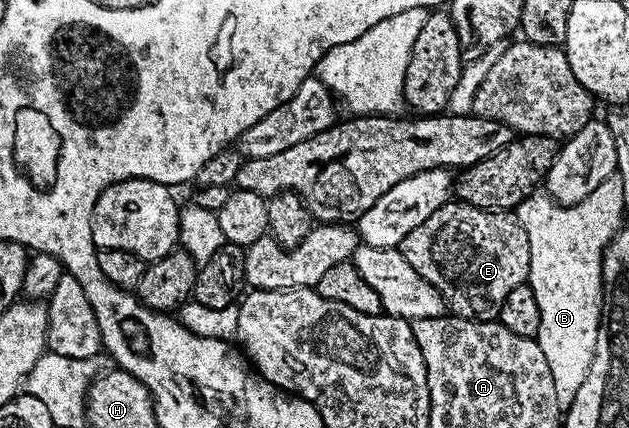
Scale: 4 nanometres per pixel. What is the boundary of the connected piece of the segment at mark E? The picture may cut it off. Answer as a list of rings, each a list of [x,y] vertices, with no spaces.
[[[449,200],[430,220],[418,224],[398,247],[410,260],[410,268],[422,276],[444,298],[445,307],[459,318],[474,322],[499,319],[502,300],[514,288],[525,285],[530,272],[530,244],[520,219],[512,212],[474,208],[468,202]]]

